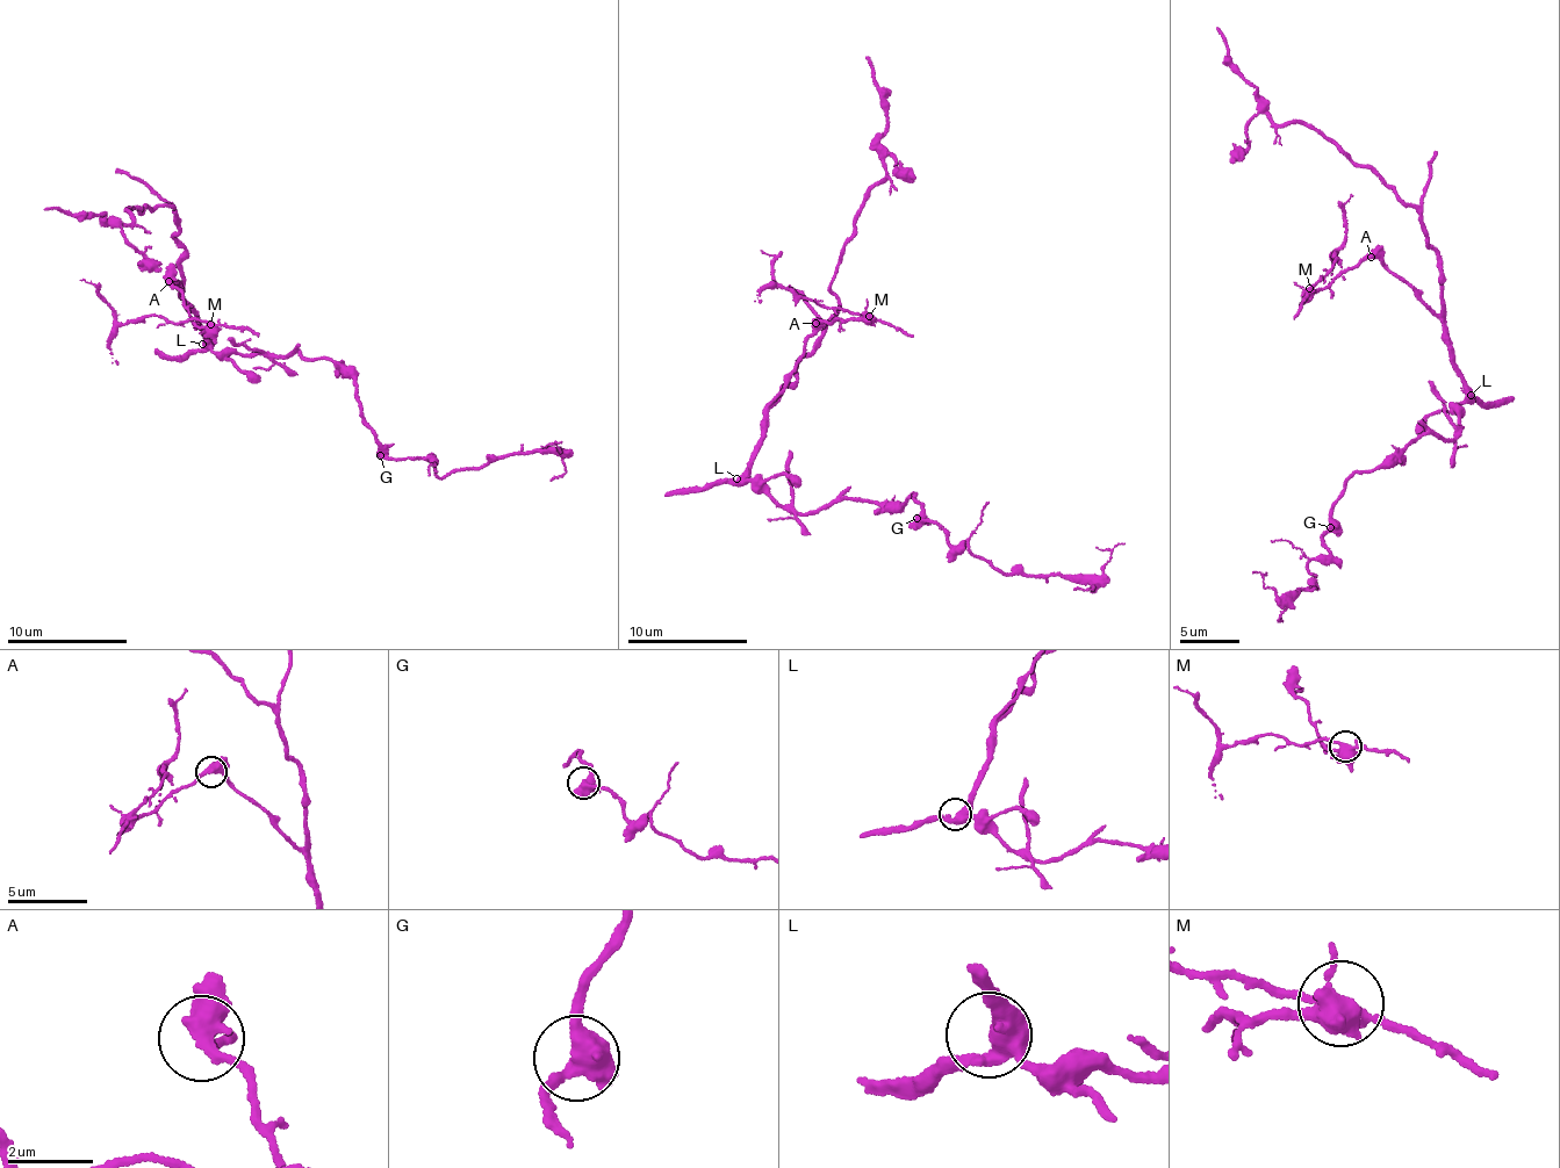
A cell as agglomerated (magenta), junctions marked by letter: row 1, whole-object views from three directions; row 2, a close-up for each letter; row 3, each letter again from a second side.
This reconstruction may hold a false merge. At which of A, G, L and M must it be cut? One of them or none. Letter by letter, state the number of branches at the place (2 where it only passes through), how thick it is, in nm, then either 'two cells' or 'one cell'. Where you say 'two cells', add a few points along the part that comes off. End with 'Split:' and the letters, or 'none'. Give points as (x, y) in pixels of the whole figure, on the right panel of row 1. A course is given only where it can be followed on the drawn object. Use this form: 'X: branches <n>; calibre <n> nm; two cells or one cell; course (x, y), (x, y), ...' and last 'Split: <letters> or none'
A: branches 3; calibre 420 nm; one cell
G: branches 3; calibre 460 nm; one cell
L: branches 3; calibre 400 nm; one cell
M: branches 5; calibre 440 nm; two cells; course (1309, 288), (1336, 259), (1336, 250), (1346, 231), (1344, 204), (1353, 196)
Split: M

